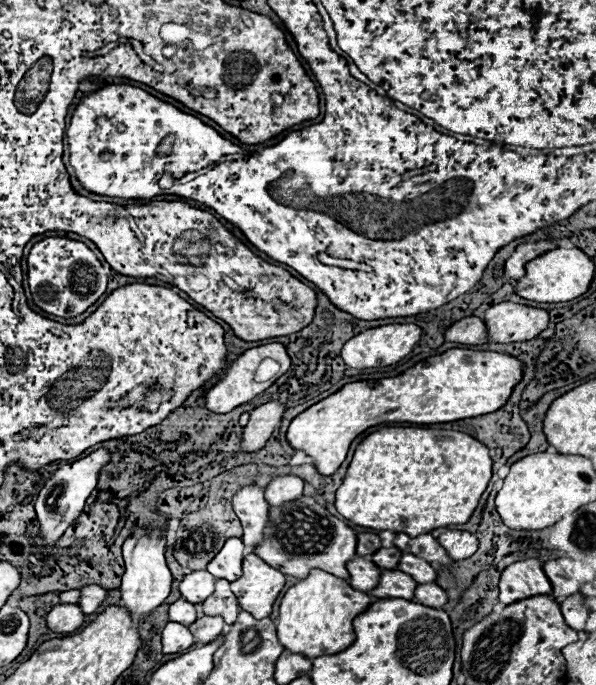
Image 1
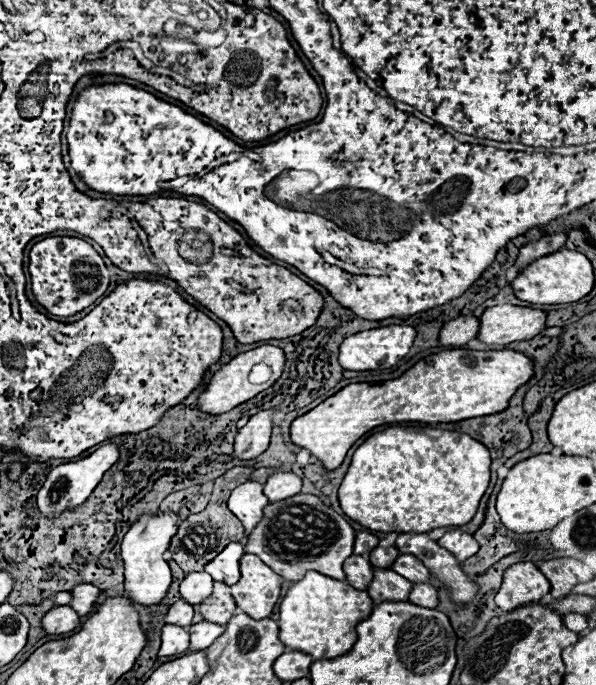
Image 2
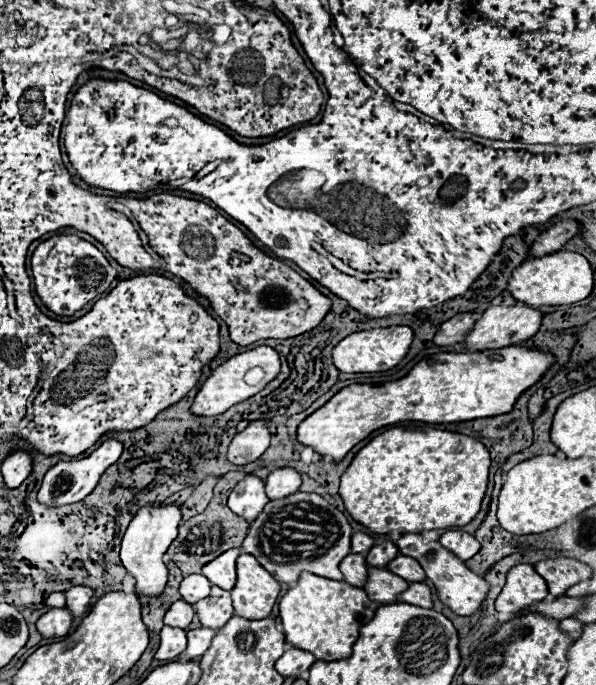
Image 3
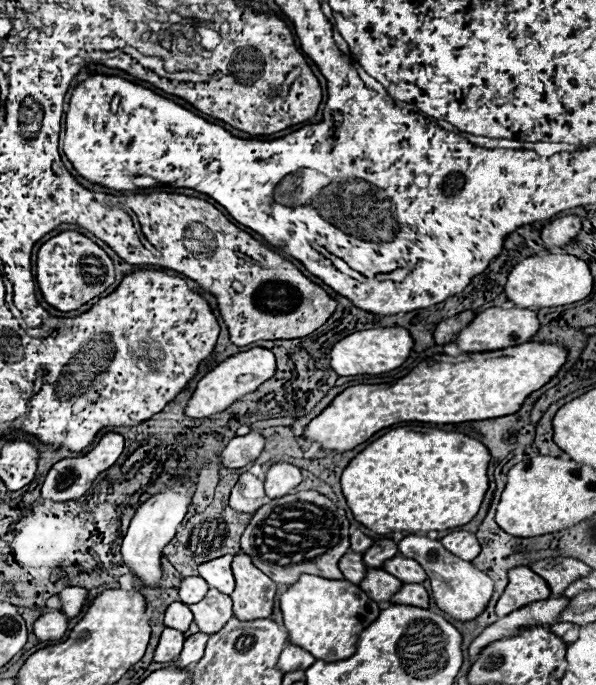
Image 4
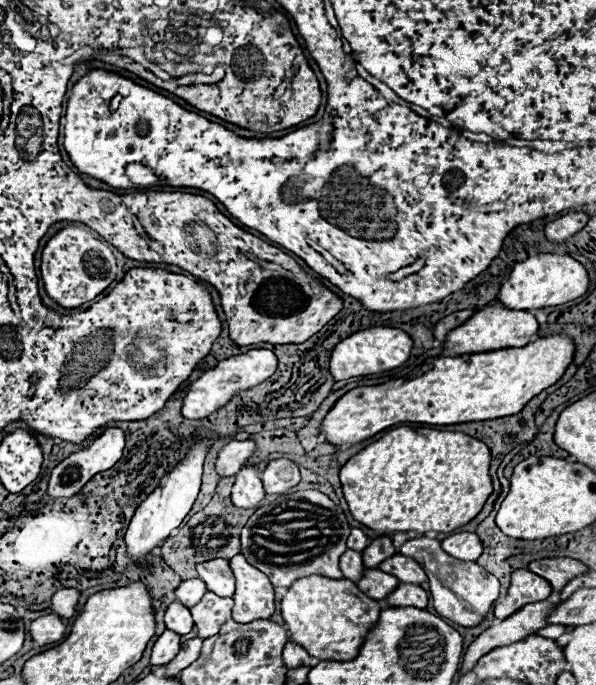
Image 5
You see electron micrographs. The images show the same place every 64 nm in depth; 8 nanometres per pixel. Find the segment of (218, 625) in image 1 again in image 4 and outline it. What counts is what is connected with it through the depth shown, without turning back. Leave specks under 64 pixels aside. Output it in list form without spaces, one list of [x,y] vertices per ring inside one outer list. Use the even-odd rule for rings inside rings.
[[[198,632],[198,634],[188,636],[186,642],[184,642],[184,650],[178,656],[178,660],[176,660],[174,666],[188,666],[188,664],[198,662],[202,658],[202,654],[204,654],[204,648],[206,648],[208,638],[210,638],[210,634],[204,634],[204,632]]]

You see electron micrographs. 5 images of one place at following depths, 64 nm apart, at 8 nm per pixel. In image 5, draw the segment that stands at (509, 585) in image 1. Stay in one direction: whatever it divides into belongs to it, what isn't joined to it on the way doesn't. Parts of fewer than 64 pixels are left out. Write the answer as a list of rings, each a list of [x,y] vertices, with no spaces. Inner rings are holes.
[[[526,568],[514,570],[508,594],[506,594],[506,598],[502,602],[496,604],[494,616],[500,618],[500,620],[508,618],[516,610],[520,610],[524,604],[546,600],[550,596],[550,592],[552,592],[550,584],[544,578],[540,578],[538,574],[532,574]]]

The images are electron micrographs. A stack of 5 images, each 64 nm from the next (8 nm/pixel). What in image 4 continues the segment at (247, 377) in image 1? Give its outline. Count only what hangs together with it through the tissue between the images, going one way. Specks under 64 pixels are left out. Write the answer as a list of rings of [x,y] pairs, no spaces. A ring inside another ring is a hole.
[[[252,348],[240,354],[234,354],[232,358],[220,362],[214,370],[210,370],[196,386],[188,406],[186,406],[186,414],[190,418],[208,418],[216,412],[224,412],[226,408],[230,408],[236,400],[244,398],[246,394],[254,392],[260,384],[264,384],[266,380],[270,380],[276,372],[276,358],[272,354],[272,350],[268,348]],[[244,374],[254,374],[252,382],[242,382]]]

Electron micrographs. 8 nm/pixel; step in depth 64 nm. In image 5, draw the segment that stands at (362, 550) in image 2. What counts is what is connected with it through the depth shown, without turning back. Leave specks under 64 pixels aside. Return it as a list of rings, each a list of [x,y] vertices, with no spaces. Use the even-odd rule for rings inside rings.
[[[354,528],[352,534],[350,534],[350,538],[348,538],[348,548],[350,548],[350,550],[356,550],[356,552],[362,552],[368,544],[370,544],[368,536],[366,536],[362,530]]]

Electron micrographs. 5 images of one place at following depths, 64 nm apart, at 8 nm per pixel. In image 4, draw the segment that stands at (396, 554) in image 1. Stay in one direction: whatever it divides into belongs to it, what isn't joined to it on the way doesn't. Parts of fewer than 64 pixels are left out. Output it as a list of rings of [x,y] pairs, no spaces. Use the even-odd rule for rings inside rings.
[[[382,540],[378,546],[370,546],[368,552],[364,552],[364,562],[368,568],[382,568],[386,560],[394,558],[398,554],[398,546],[392,540]]]

